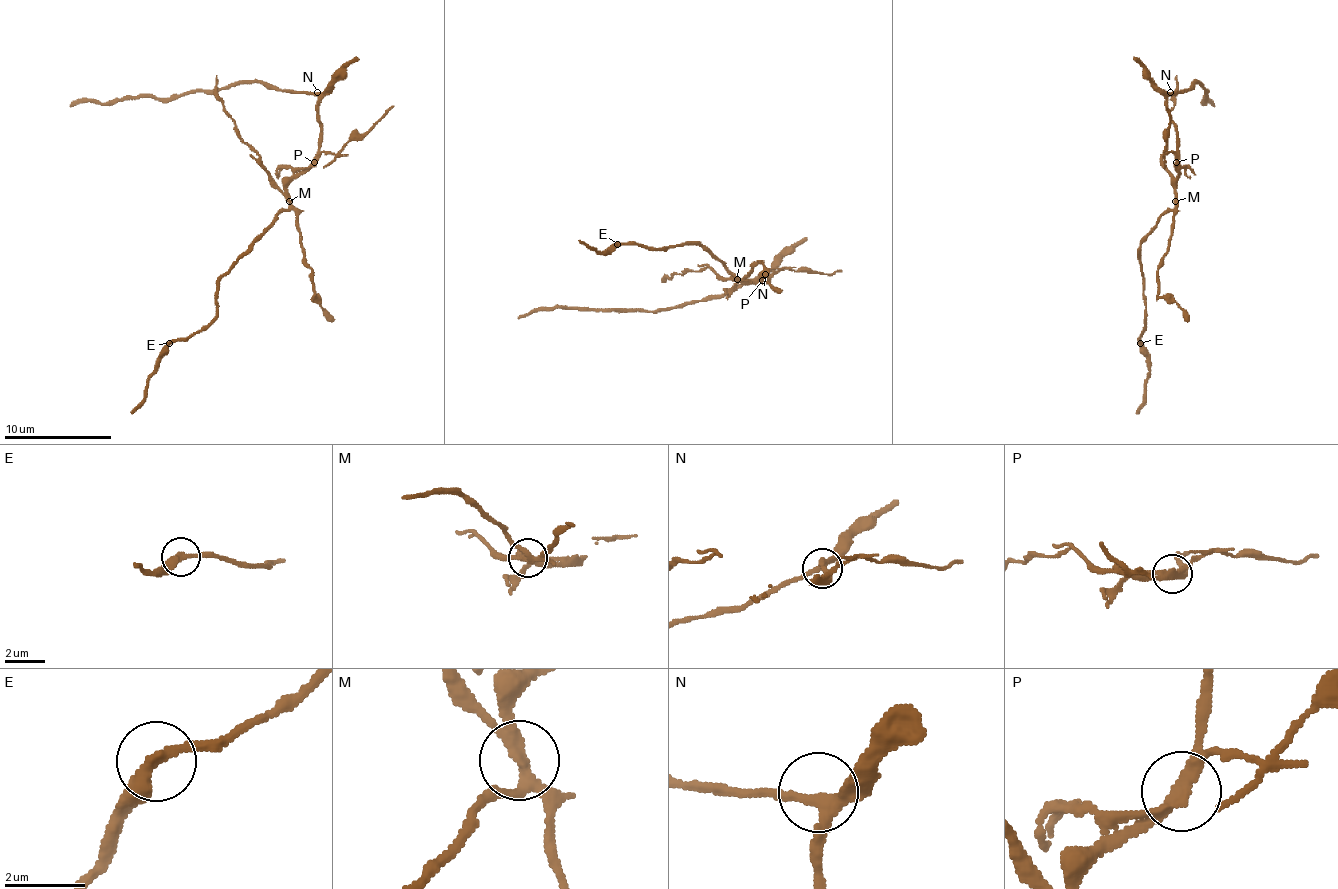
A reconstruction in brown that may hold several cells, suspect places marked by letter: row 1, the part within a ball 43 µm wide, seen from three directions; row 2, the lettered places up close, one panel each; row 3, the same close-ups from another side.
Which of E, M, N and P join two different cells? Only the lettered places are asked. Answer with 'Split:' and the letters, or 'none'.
Split: M, P

